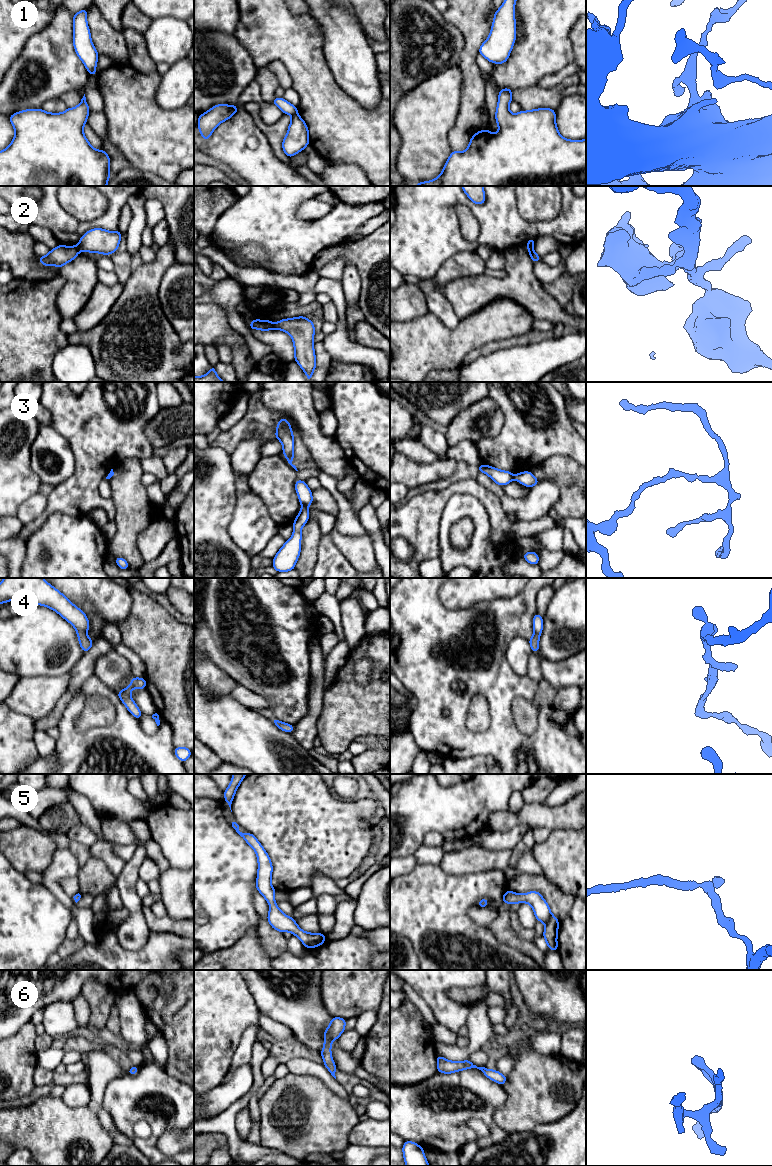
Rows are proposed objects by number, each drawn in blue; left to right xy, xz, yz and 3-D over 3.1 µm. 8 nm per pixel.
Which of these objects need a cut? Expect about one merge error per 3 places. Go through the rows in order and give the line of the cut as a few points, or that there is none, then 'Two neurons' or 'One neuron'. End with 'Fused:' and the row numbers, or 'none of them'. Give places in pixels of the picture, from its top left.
1: No split. One neuron
2: Split along xz (274, 323), (276, 328). Two neurons
3: Split along xz (303, 505), (306, 508). Two neurons
4: No split. One neuron
5: No split. One neuron
6: No split. One neuron
Fused: 2, 3

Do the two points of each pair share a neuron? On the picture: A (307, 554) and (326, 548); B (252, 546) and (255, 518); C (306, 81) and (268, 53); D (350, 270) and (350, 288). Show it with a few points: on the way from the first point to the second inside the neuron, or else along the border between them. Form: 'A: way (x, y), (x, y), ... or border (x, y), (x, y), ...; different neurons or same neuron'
A: border (321, 535), (316, 550), (316, 564), (313, 567); different neurons
B: way (252, 539), (252, 525); same neuron
C: way (300, 71), (282, 53), (278, 53); same neuron
D: way (350, 274), (350, 284); same neuron

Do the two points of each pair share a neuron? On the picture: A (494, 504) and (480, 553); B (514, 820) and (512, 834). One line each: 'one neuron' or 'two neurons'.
A: two neurons
B: two neurons

